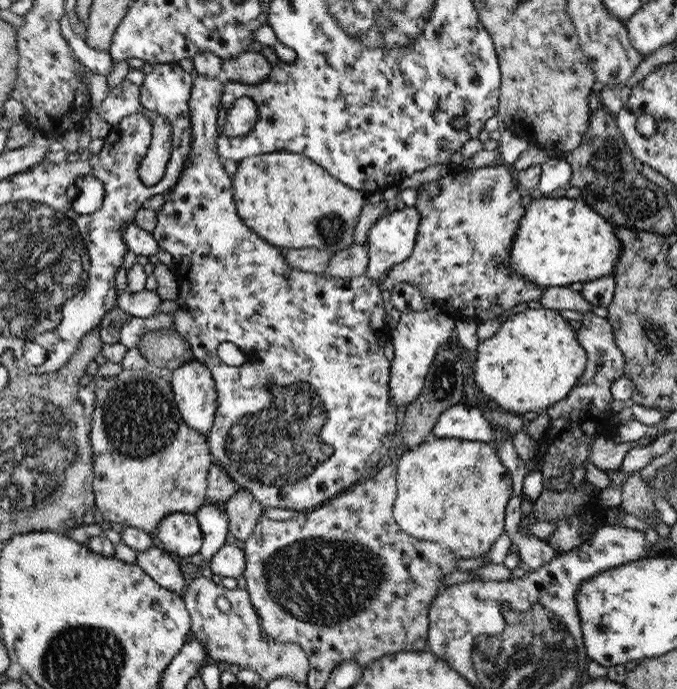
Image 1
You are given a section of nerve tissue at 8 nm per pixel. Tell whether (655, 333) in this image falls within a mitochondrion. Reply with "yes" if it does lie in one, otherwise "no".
yes

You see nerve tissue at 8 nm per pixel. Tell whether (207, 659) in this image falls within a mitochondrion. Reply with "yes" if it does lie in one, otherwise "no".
no

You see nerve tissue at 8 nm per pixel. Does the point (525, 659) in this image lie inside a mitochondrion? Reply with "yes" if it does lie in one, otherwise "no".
yes

